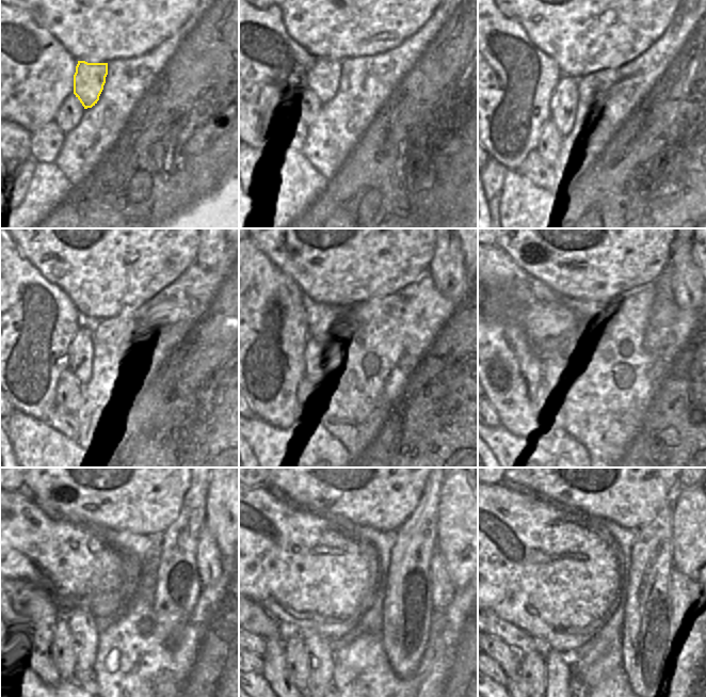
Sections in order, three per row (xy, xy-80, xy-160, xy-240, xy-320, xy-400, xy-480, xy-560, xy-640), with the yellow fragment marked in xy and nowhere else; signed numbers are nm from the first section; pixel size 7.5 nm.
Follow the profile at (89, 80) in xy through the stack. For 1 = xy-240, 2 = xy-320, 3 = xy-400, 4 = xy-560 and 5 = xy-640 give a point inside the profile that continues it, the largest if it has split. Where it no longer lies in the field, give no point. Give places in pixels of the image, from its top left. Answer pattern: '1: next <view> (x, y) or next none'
1: next xy-240 (81, 346)
2: next xy-320 (317, 355)
3: next xy-400 (550, 368)
4: next xy-560 (321, 650)
5: next xy-640 (559, 670)

